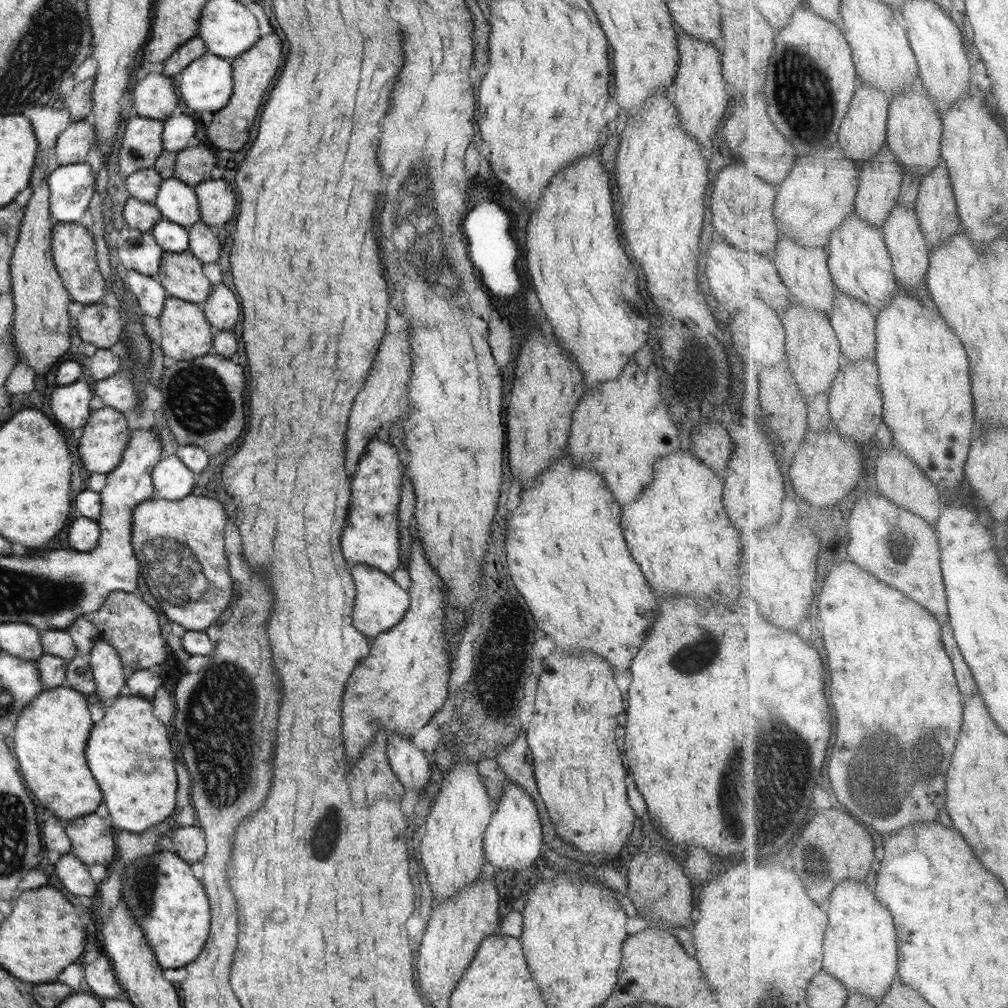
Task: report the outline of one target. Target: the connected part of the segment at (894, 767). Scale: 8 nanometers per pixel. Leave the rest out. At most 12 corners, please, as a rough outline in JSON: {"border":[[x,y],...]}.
{"border":[[851,559],[822,588],[830,779],[940,822],[966,703],[942,623]]}

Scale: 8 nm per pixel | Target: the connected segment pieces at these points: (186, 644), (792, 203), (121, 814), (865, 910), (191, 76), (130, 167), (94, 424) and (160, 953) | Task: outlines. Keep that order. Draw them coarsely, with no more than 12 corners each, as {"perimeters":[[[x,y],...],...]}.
{"perimeters":[[[220,501],[132,510],[137,592],[193,656],[232,600]],[[840,144],[802,156],[777,221],[830,249],[857,212],[864,162]],[[155,669],[126,688],[86,746],[116,828],[144,832],[176,808]],[[870,884],[828,904],[824,969],[883,1002],[901,965],[892,909]],[[206,53],[180,74],[195,112],[218,112],[233,93],[232,59]],[[129,118],[120,173],[153,168],[164,152],[164,121]],[[93,410],[78,450],[90,473],[118,466],[131,429],[126,414]],[[199,826],[122,873],[120,898],[163,969],[198,958],[210,903]]]}

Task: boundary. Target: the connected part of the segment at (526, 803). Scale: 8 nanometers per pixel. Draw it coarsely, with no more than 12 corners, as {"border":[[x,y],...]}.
{"border":[[522,783],[504,787],[483,838],[487,862],[528,868],[542,822]]}

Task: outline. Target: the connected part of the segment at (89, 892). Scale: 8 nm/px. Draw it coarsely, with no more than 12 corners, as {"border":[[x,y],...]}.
{"border":[[71,852],[56,862],[56,876],[74,896],[92,898],[100,884]]}

